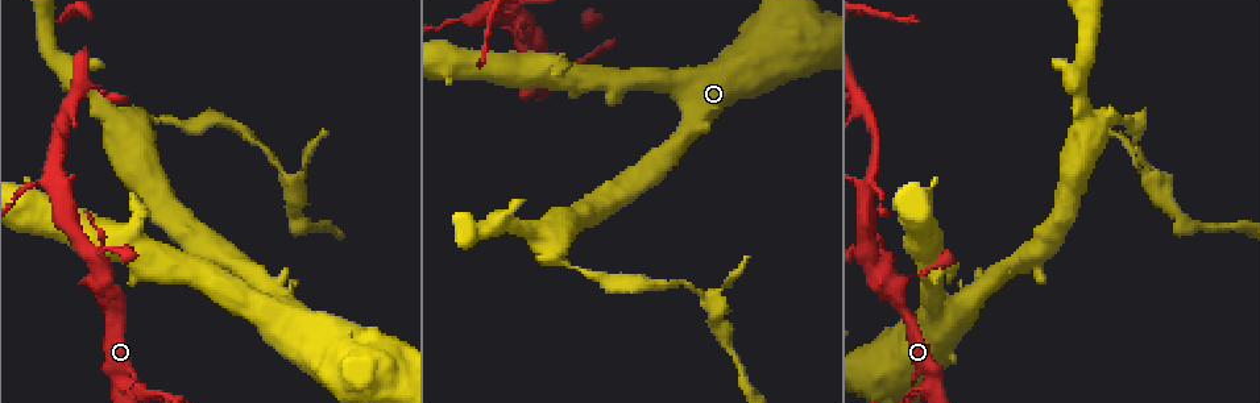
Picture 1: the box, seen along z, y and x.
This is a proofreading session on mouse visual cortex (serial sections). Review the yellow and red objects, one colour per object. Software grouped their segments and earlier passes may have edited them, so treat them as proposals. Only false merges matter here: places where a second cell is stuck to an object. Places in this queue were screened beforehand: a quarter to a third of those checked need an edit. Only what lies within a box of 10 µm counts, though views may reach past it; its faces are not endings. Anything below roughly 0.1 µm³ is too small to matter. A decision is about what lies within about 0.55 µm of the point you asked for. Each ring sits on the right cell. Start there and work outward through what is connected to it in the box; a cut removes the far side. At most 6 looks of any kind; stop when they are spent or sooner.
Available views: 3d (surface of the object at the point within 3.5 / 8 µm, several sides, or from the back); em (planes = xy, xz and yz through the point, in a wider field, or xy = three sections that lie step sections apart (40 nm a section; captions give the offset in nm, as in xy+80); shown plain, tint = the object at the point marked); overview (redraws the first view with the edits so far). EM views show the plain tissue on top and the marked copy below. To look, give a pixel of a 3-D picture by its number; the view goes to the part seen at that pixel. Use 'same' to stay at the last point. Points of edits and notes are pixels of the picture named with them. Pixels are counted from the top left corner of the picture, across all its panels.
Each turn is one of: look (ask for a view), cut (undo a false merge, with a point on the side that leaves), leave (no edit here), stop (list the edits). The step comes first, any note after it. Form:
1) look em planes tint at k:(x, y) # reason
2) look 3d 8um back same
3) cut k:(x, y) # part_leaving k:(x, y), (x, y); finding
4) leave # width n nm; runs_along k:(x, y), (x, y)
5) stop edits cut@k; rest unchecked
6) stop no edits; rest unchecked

look 3d 3.5um at 1:(98, 263) # a fork

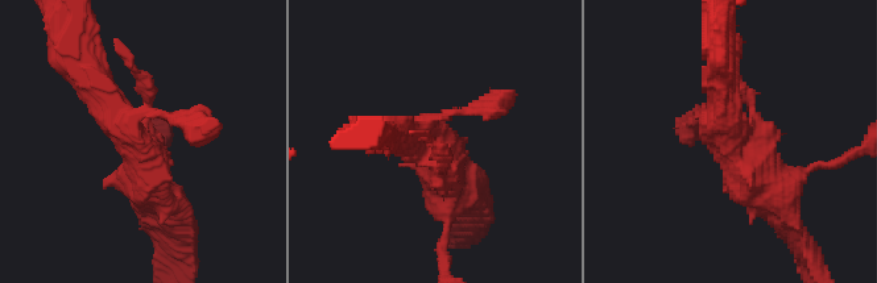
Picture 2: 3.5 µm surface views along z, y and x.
look em planes tint at 2:(134, 145) # shape alone is not enough

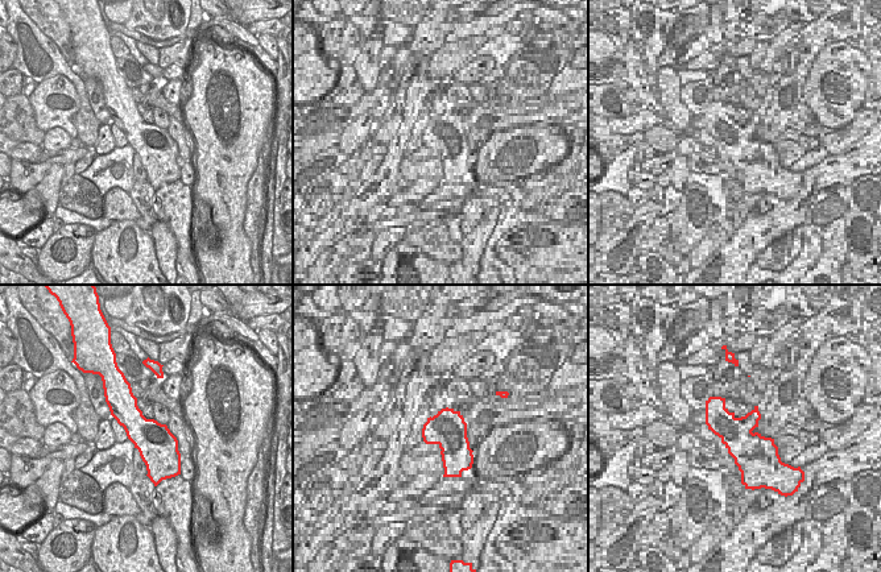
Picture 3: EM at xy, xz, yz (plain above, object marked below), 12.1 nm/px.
leave # runs_along 2:(168, 207), (91, 69); continuous, no second cell

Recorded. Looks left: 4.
look 3d 3.5um at 1:(50, 185) # sharp bend

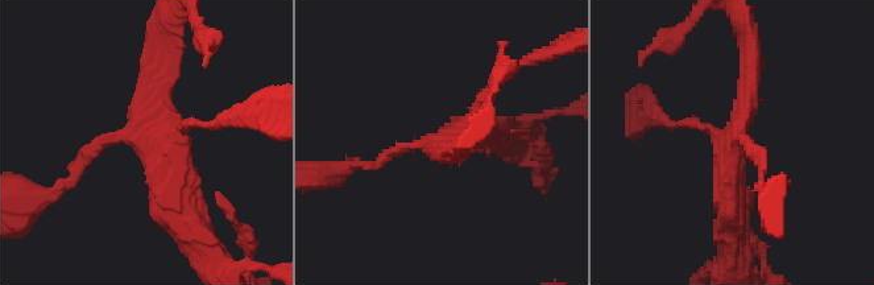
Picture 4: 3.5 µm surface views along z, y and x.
look em xy step 5 tint at 4:(139, 142) # arms 4; arm_widths 150, 150, 250, 400 nm

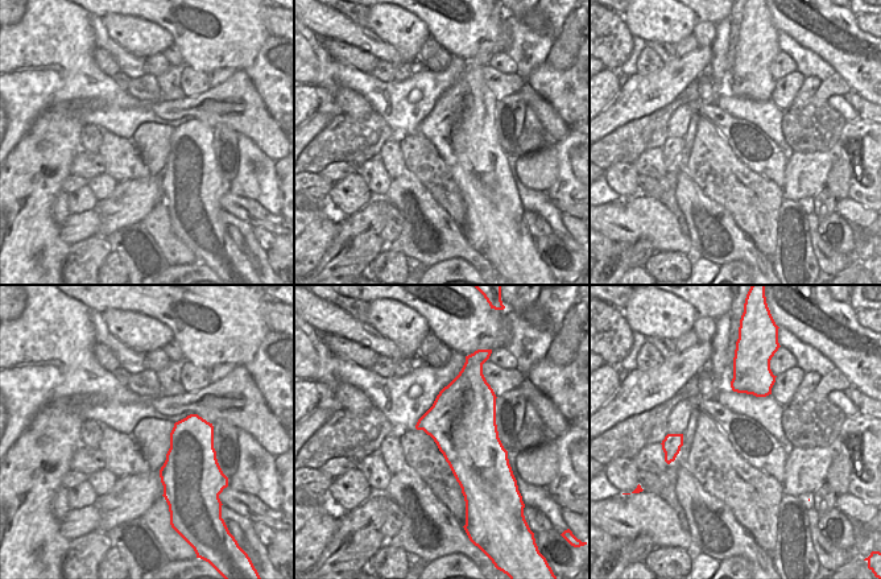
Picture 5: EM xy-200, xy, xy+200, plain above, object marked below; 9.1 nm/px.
leave # one cell here

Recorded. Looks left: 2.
look 3d 3.5um at 1:(1084, 123)

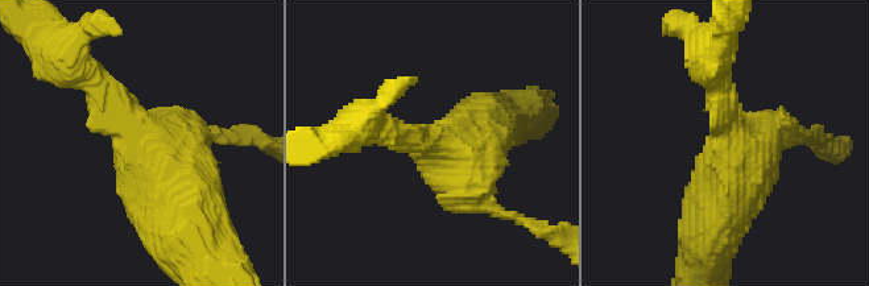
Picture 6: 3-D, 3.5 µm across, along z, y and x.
look em xy step 2 tint at 6:(436, 146)

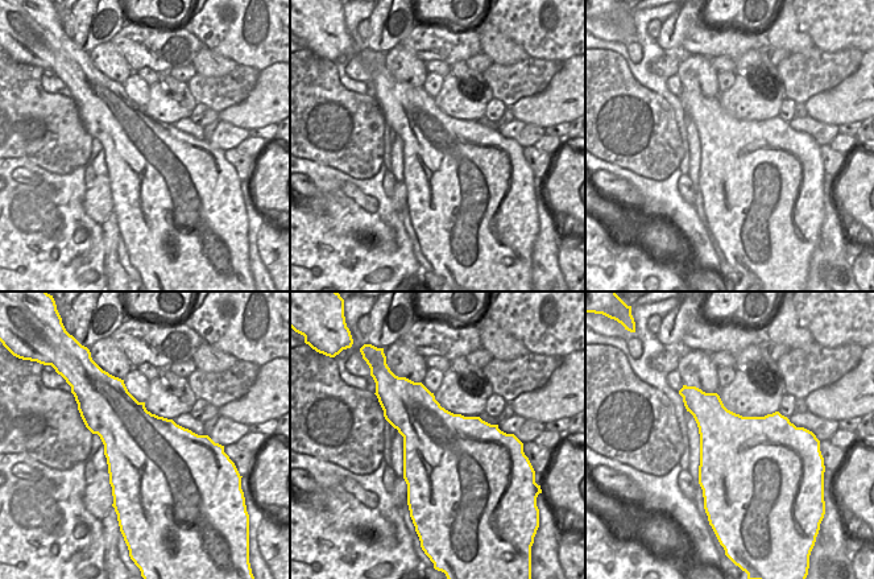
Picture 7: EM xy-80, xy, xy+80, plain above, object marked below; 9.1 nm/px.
leave # runs_along 6:(710, 235), (757, 139), (802, 135); one cell here

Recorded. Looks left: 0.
stop no edits; rest unchecked

